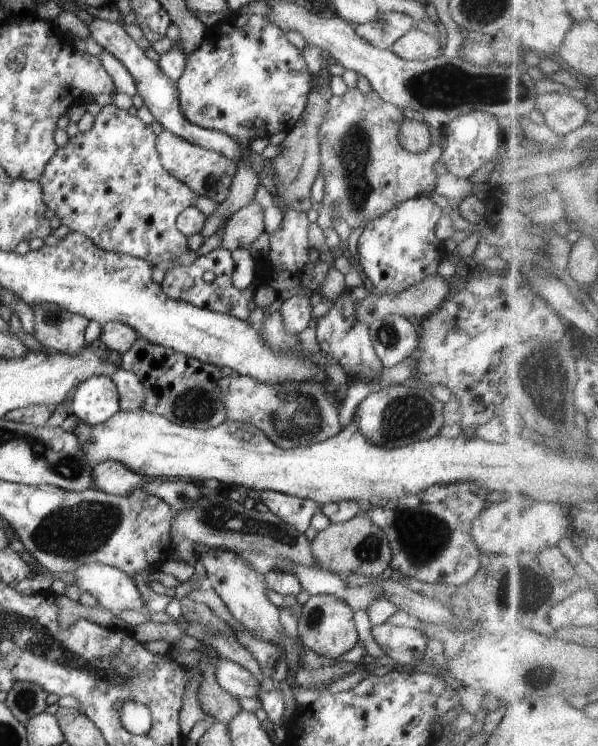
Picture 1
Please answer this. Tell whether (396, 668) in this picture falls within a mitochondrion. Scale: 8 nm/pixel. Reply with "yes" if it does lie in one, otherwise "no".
no

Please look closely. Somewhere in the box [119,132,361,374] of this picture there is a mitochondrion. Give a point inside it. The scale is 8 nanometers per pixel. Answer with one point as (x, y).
(210, 182)

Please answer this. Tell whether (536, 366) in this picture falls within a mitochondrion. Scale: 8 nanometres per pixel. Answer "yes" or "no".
yes

